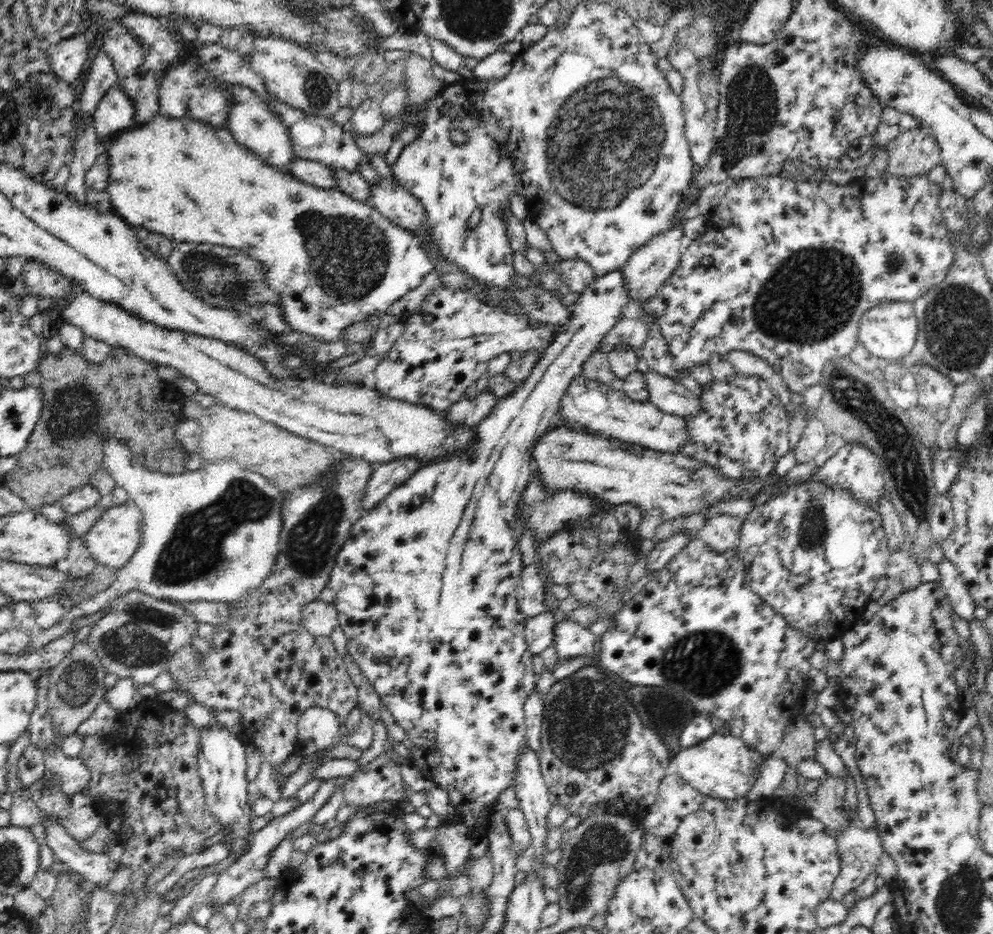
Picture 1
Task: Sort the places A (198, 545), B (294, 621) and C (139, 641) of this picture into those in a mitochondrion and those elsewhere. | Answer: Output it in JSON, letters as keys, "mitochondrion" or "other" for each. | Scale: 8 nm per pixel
{"A":"mitochondrion","B":"other","C":"mitochondrion"}

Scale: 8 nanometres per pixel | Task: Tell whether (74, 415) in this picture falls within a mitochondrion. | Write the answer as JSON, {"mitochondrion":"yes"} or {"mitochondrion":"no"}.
{"mitochondrion":"yes"}

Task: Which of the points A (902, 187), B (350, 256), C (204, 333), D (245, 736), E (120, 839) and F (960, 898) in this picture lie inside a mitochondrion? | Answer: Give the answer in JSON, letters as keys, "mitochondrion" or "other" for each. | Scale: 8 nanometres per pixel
{"A":"other","B":"mitochondrion","C":"other","D":"other","E":"other","F":"mitochondrion"}

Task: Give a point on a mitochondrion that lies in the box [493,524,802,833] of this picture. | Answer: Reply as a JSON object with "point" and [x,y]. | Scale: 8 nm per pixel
{"point":[576,722]}

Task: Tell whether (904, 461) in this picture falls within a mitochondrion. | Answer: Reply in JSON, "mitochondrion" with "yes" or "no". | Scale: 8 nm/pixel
{"mitochondrion":"yes"}

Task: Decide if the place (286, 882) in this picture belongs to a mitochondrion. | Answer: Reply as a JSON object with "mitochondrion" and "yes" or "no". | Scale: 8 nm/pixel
{"mitochondrion":"no"}

